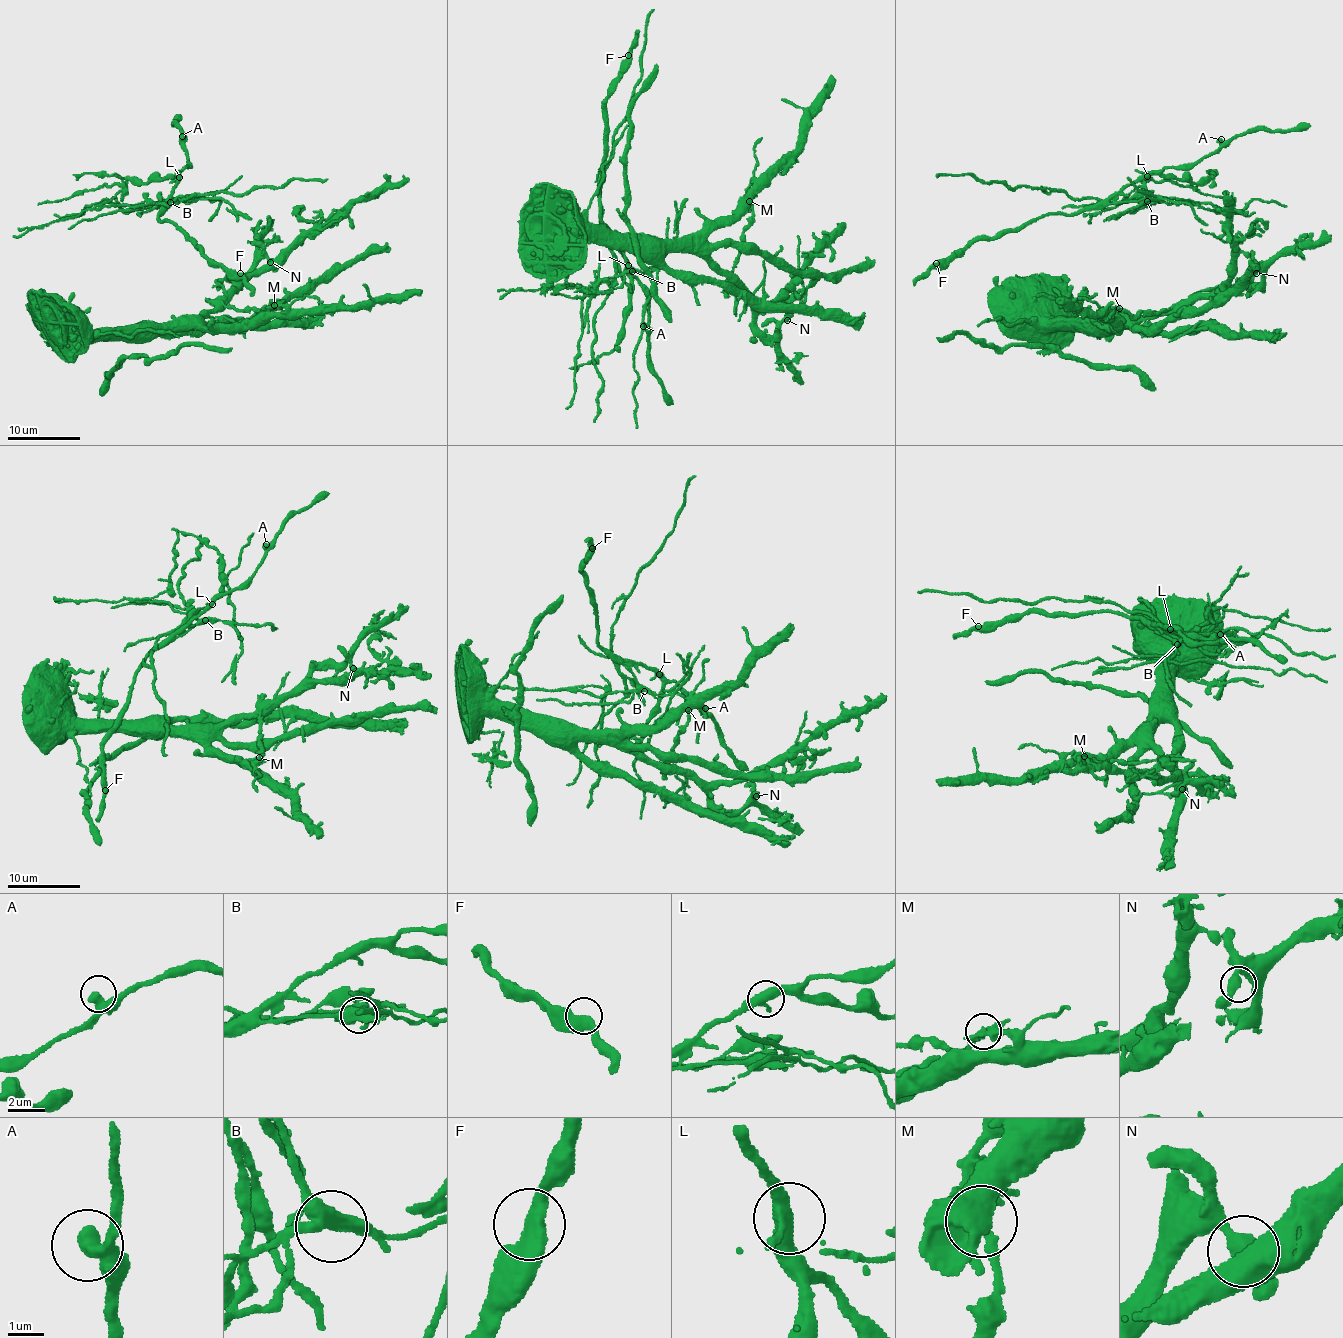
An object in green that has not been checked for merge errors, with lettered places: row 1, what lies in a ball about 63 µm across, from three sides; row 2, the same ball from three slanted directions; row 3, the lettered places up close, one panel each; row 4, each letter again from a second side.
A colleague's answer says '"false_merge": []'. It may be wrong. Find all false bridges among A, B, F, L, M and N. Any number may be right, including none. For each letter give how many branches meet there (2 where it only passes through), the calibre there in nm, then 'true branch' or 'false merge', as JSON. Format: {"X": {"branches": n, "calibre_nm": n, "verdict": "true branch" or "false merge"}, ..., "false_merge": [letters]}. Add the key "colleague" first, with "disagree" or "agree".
{"colleague": "disagree", "A": {"branches": 2, "calibre_nm": 440, "verdict": "true branch"}, "B": {"branches": 3, "calibre_nm": 440, "verdict": "false merge"}, "F": {"branches": 2, "calibre_nm": 480, "verdict": "true branch"}, "L": {"branches": 3, "calibre_nm": 400, "verdict": "true branch"}, "M": {"branches": 3, "calibre_nm": 300, "verdict": "true branch"}, "N": {"branches": 2, "calibre_nm": 440, "verdict": "true branch"}, "false_merge": ["B"]}

